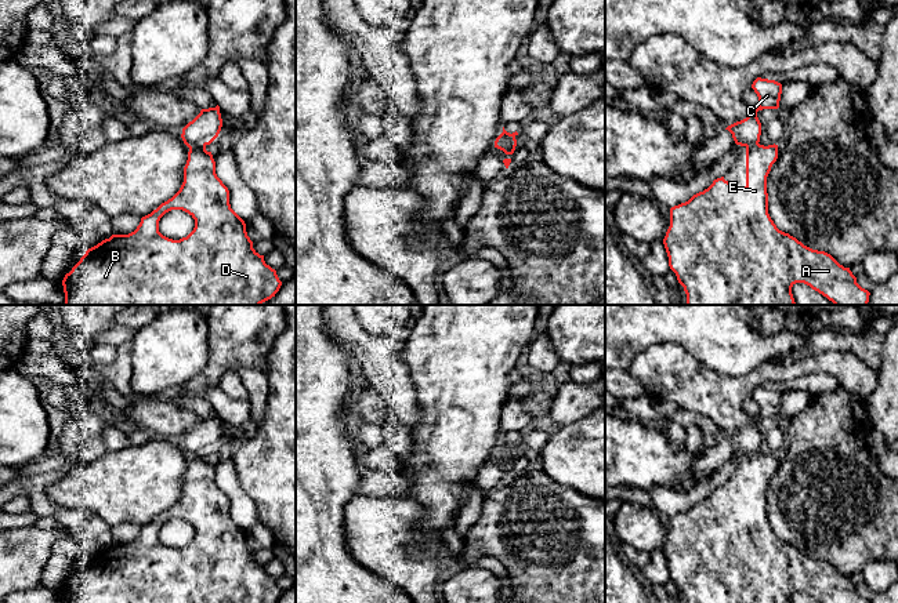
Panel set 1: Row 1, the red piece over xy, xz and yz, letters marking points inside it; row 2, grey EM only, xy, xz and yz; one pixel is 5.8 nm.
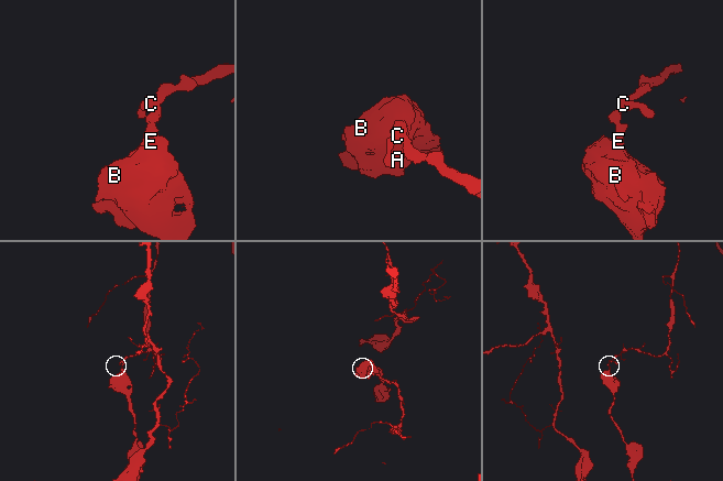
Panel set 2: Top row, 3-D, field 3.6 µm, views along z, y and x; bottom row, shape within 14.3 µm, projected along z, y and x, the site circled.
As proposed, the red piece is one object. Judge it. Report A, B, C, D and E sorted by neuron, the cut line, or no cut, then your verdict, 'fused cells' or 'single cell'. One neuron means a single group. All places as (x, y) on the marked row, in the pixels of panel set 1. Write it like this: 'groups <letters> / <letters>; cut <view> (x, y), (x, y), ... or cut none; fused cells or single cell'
groups A B D E / C; cut xz (514, 134), (506, 145), (499, 148); fused cells

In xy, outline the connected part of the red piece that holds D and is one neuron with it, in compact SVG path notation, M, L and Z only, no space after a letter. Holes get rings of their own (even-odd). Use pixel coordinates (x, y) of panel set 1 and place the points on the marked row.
M202 145L198 148L189 148L188 160L184 167L184 182L180 190L151 214L142 217L134 232L128 235L112 235L109 239L105 239L97 246L88 248L72 270L65 275L62 286L65 293L65 305L261 305L275 297L282 281L279 280L276 270L265 264L264 255L260 255L253 248L253 241L247 236L245 221L231 208L229 190L216 174L216 161L213 155L206 150L206 145ZM171 210L182 210L195 219L195 228L187 237L173 240L159 232L160 218Z

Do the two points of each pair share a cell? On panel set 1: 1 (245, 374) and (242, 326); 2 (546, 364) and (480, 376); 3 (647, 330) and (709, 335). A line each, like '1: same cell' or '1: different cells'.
1: different cells
2: different cells
3: same cell

